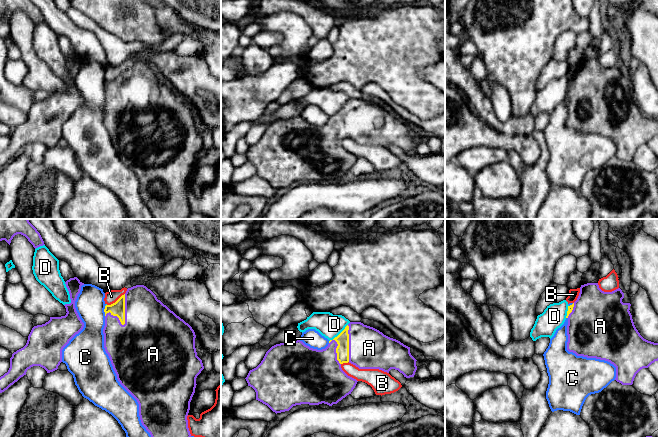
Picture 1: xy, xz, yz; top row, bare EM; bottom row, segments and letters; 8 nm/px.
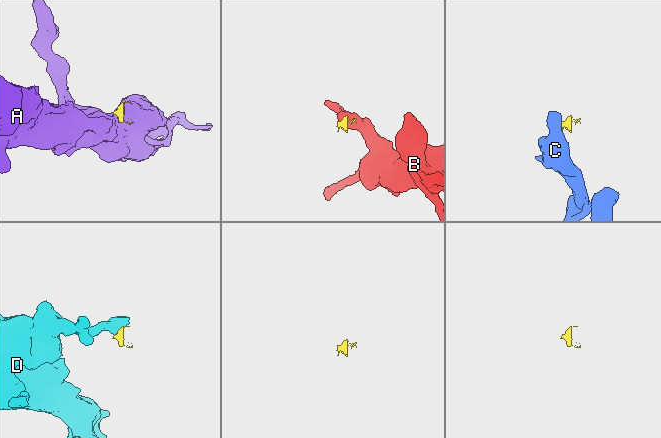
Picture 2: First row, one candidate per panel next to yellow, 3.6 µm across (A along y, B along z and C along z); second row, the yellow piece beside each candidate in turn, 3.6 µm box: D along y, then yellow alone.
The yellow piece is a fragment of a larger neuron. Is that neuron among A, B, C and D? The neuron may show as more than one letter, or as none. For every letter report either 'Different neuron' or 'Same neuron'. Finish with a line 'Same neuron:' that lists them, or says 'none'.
A: Same neuron
B: Different neuron
C: Different neuron
D: Different neuron
Same neuron: A

